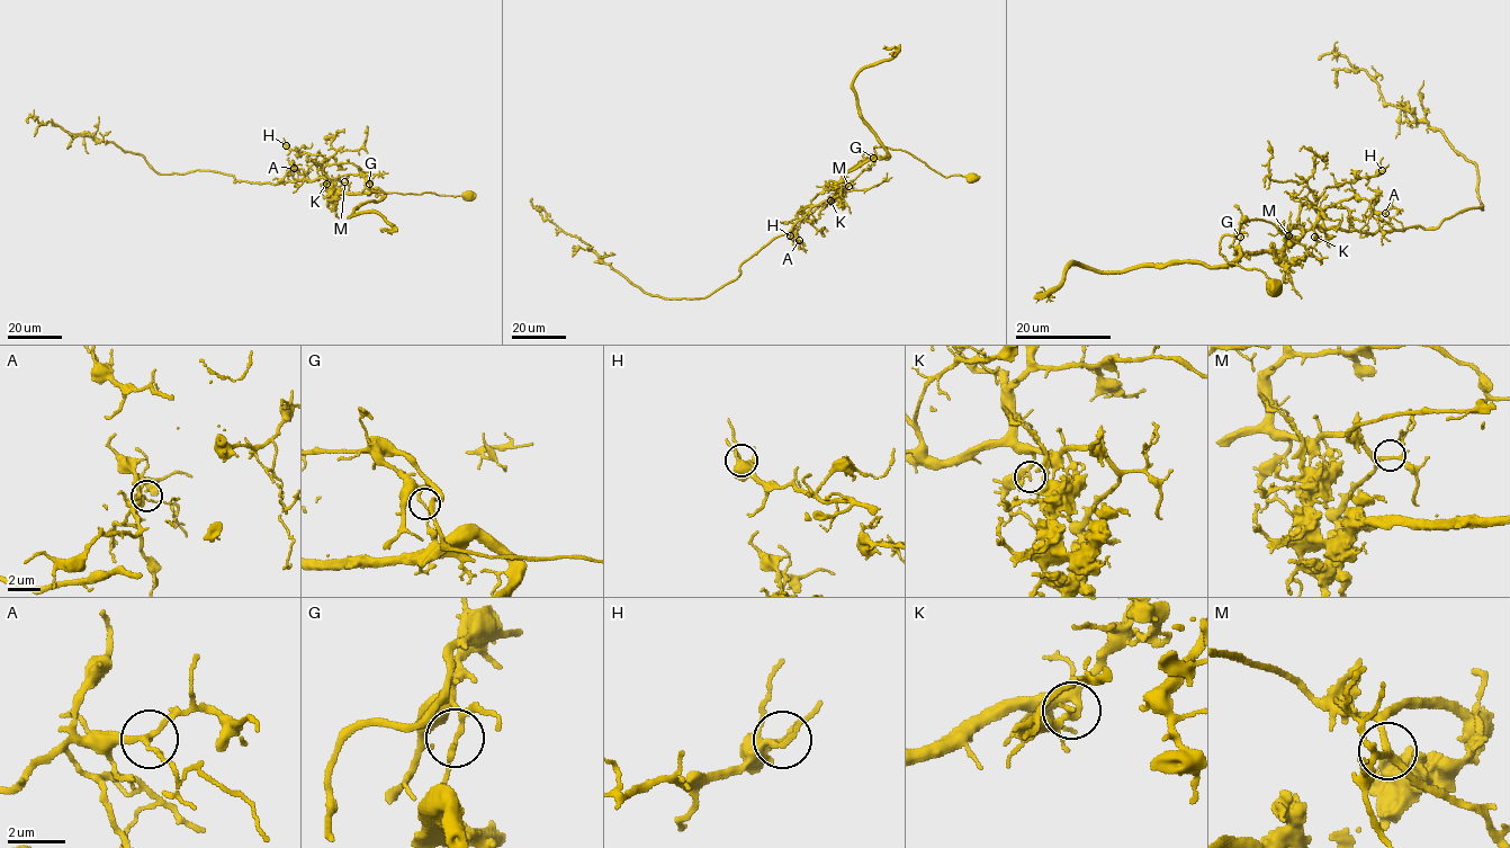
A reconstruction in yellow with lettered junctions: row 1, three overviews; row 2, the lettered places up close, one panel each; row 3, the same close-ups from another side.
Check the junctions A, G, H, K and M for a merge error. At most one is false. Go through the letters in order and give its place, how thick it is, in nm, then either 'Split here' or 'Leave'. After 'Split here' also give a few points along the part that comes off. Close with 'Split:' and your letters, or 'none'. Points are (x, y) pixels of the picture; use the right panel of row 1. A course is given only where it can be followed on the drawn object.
A: Place: (1385, 213). Thickness 180 nm. Leave
G: Place: (1240, 237). Thickness 140 nm. Split here. Course of the part to remove: (1240, 237), (1239, 256), (1232, 262), (1207, 266), (1174, 261), (1111, 273), (1078, 264), (1058, 285), (1036, 296)
H: Place: (1382, 170). Thickness 150 nm. Leave
K: Place: (1314, 237). Thickness 170 nm. Leave
M: Place: (1288, 235). Thickness 170 nm. Leave
Split: G

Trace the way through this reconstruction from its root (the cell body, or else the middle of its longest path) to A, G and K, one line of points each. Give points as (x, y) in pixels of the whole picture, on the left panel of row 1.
A: (466, 195), (376, 192), (359, 175), (309, 180), (300, 169), (286, 175), (291, 175), (294, 168)
G: (466, 195), (376, 192), (369, 179), (369, 183)
K: (466, 195), (376, 192), (368, 178), (358, 173), (327, 178), (326, 184)

